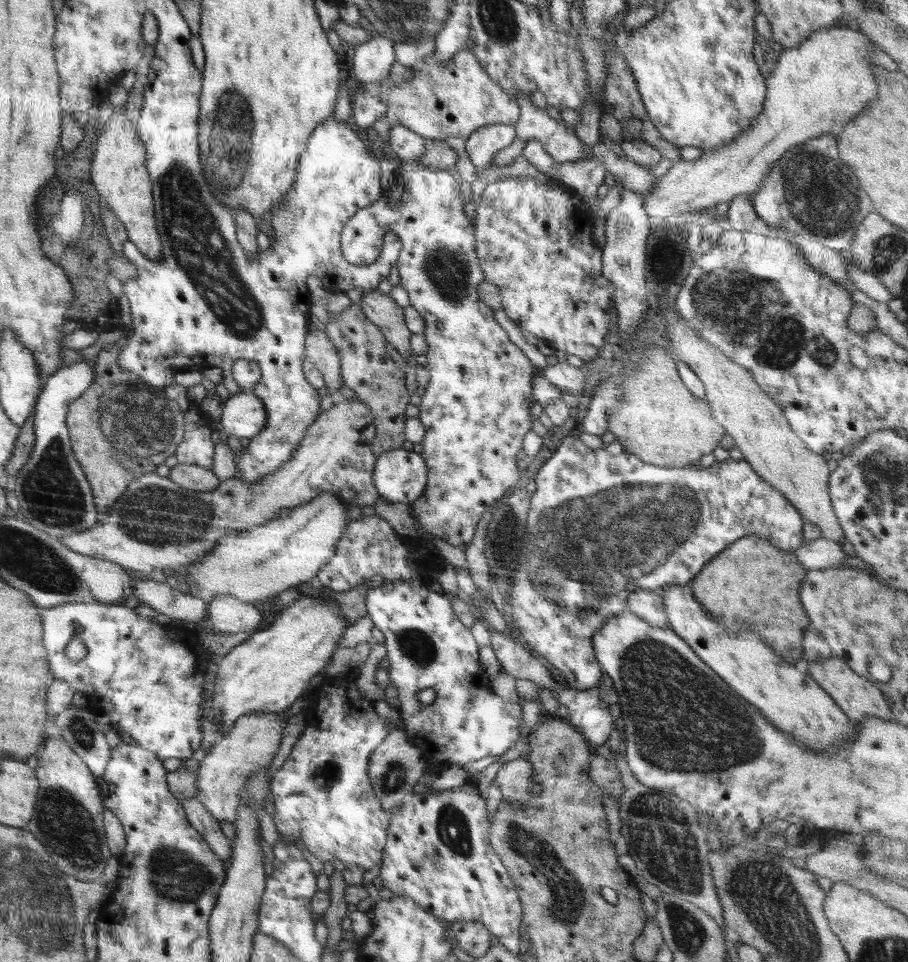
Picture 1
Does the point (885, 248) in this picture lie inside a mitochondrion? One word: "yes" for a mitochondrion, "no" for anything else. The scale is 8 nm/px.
yes

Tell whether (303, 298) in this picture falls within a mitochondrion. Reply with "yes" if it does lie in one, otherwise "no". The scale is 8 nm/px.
no

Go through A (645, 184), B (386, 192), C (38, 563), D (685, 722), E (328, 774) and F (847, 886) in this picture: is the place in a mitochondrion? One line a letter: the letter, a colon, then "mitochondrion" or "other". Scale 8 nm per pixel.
A: other
B: other
C: mitochondrion
D: mitochondrion
E: mitochondrion
F: other

